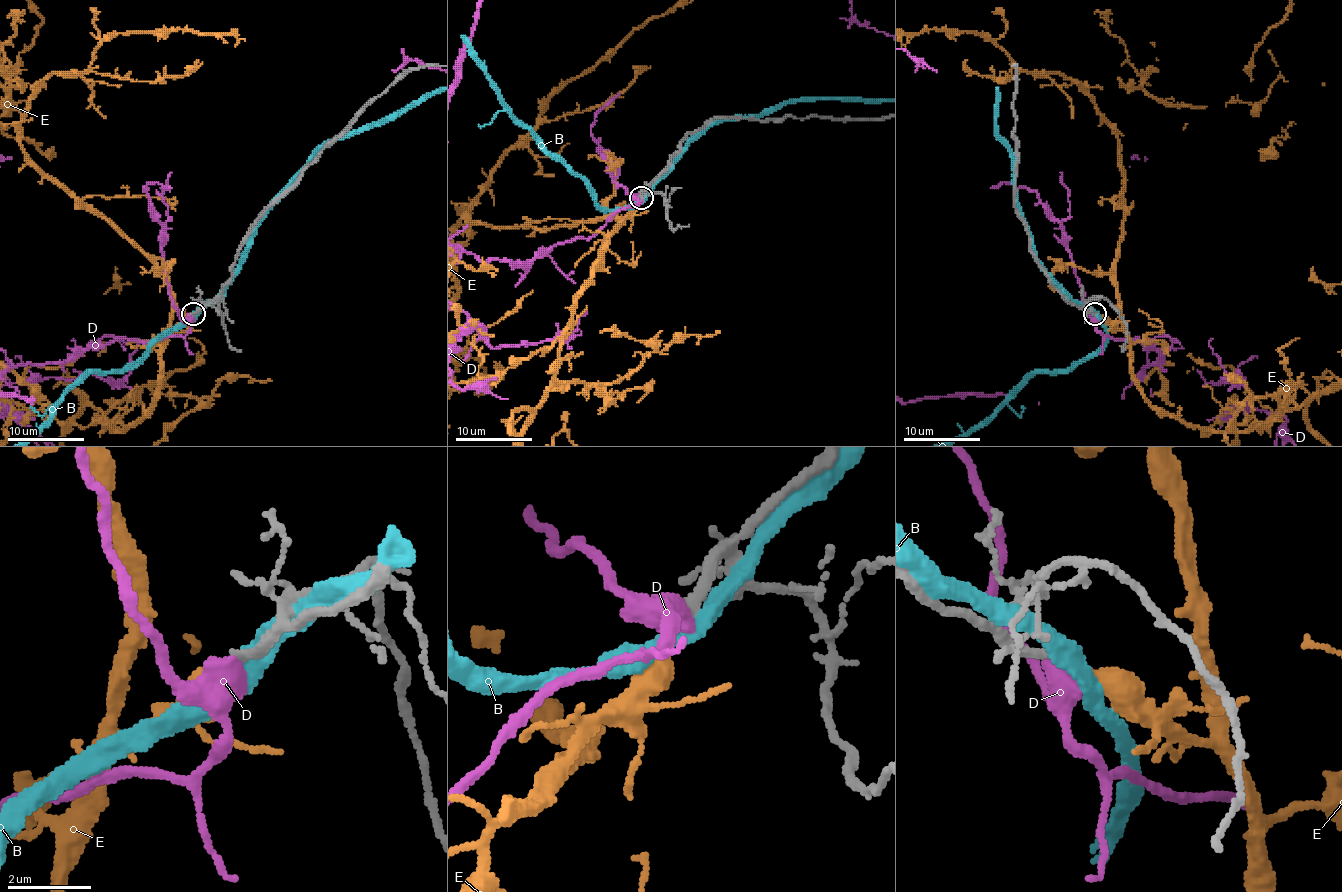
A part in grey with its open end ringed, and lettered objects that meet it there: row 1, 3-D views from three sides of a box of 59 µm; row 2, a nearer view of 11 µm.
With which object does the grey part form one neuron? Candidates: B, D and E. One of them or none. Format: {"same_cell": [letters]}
{"same_cell": ["E"]}

